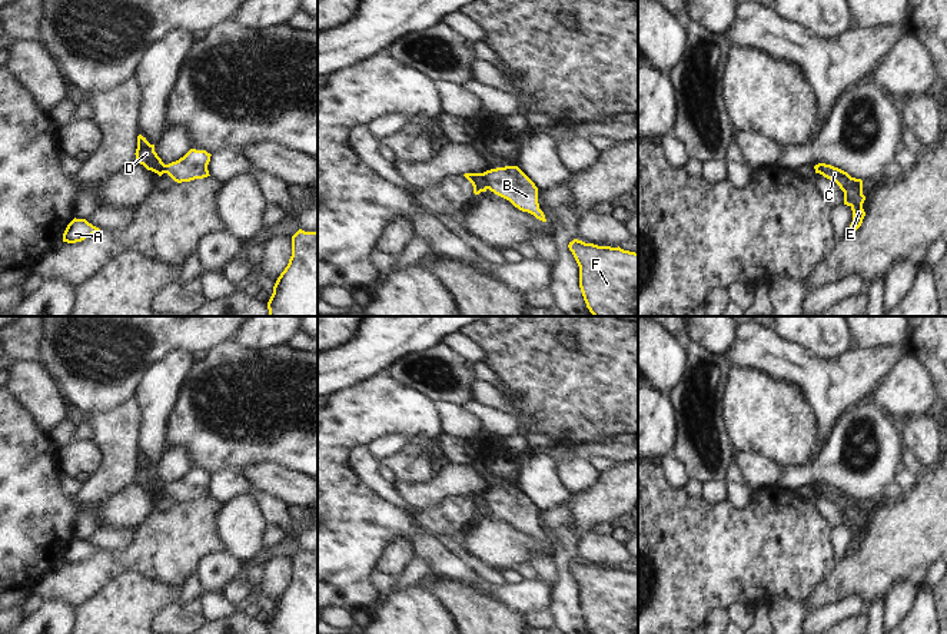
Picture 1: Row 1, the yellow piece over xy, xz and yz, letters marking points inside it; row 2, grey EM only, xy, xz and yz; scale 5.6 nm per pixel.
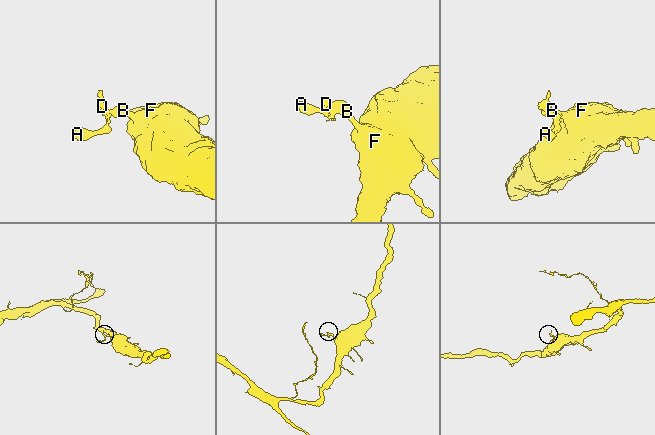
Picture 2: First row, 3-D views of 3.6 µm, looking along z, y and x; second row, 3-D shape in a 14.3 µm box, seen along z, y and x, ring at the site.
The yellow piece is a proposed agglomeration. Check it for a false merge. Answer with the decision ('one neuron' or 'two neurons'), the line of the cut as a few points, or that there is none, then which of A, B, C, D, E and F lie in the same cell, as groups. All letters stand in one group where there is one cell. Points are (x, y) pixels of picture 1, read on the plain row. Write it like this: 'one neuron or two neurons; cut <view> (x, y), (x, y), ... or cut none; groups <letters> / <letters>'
two neurons; cut xz (482, 494), (488, 508); groups A C D E / B F

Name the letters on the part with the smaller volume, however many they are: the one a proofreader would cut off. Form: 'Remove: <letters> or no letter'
Remove: A, C, D, E

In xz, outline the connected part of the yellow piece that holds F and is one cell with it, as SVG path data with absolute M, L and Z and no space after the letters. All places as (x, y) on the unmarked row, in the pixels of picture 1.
M578 560L568 568L579 587L579 608L591 634L638 634L638 574Z

